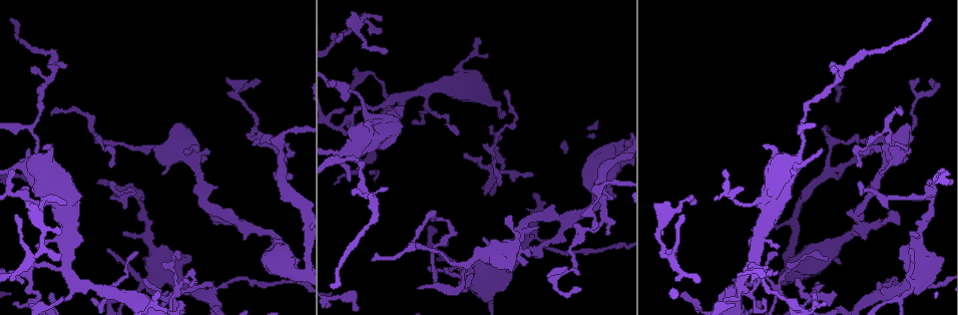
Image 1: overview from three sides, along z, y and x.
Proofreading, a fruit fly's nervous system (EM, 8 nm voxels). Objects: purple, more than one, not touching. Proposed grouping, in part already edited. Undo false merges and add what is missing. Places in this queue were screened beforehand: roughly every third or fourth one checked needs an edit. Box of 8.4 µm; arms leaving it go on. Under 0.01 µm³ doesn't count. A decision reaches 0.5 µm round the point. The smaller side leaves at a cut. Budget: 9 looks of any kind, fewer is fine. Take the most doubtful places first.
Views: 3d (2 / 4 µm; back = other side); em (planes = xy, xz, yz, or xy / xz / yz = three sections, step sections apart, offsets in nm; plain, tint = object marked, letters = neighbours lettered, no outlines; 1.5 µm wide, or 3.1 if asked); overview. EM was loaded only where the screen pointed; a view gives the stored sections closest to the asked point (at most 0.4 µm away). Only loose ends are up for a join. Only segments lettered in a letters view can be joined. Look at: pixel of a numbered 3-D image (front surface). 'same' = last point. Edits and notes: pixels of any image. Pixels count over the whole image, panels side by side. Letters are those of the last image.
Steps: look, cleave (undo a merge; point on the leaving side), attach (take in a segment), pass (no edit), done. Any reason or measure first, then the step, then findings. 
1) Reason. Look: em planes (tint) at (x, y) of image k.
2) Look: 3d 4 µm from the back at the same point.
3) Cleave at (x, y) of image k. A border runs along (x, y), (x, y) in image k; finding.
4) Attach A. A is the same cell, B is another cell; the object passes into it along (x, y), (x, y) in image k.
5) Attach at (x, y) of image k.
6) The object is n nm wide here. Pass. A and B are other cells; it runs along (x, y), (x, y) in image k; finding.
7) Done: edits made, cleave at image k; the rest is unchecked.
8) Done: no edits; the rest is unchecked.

Tapers out. Look: em planes (letters) at (887, 213) of image 1.

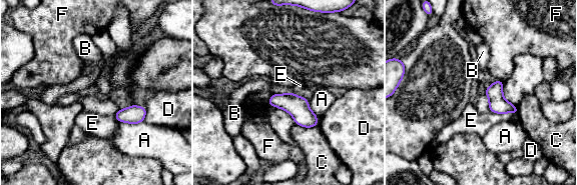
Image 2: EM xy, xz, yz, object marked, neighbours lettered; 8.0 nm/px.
Pass. A, B, C, D, E and F are other cells; a border runs along (289, 92), (273, 94) in image 2; no lettered segment goes on from it.

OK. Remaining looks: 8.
Sharp bend. Look: 3d 4 µm at (348, 116) of image 1.

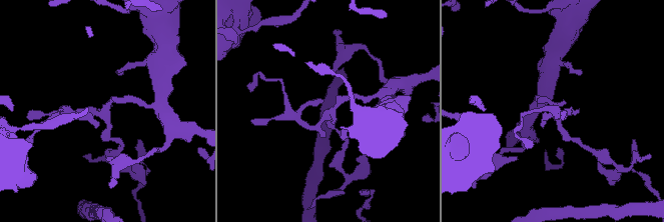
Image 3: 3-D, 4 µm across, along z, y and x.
3 arms meet here; need the tissue. Look: em planes (tint) at (109, 107) of image 3.

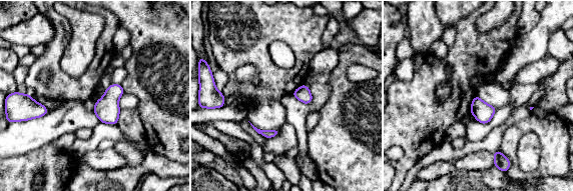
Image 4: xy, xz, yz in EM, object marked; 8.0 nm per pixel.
Look: em planes (letters) at the same point.

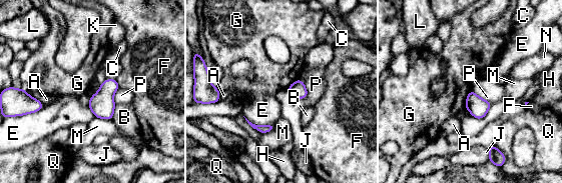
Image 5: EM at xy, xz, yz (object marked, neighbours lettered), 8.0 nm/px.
Pass. A, B, C, E, F, G, H, J, K, L, M, N, P and Q are other cells; a border runs along (301, 78), (307, 90), (301, 100) in image 5; one cell here.

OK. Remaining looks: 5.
Arms part here. Look: em planes (plain) at (912, 284) of image 1.

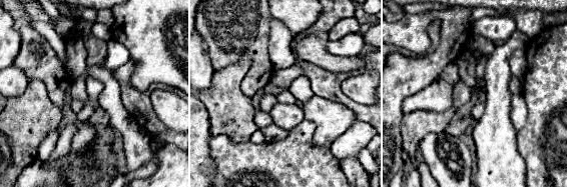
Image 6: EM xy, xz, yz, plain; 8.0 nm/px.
Where the object lies. Look: em planes (tint) at the same point.

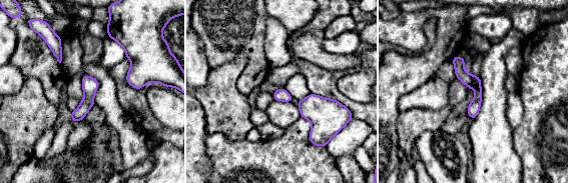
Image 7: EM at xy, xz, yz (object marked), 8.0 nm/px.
Look: em planes (letters) at the same point.

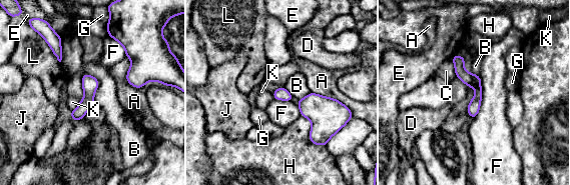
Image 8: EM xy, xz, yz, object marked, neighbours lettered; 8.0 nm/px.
The longest contact is with F, 360 nm. Pass. A, B, C, D, E, F, G, H, J, K and L are other cells; a border runs along (82, 73), (98, 82), (95, 102) in image 8; all the same cell.

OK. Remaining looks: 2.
Done: no edits; the rest is unchecked.

